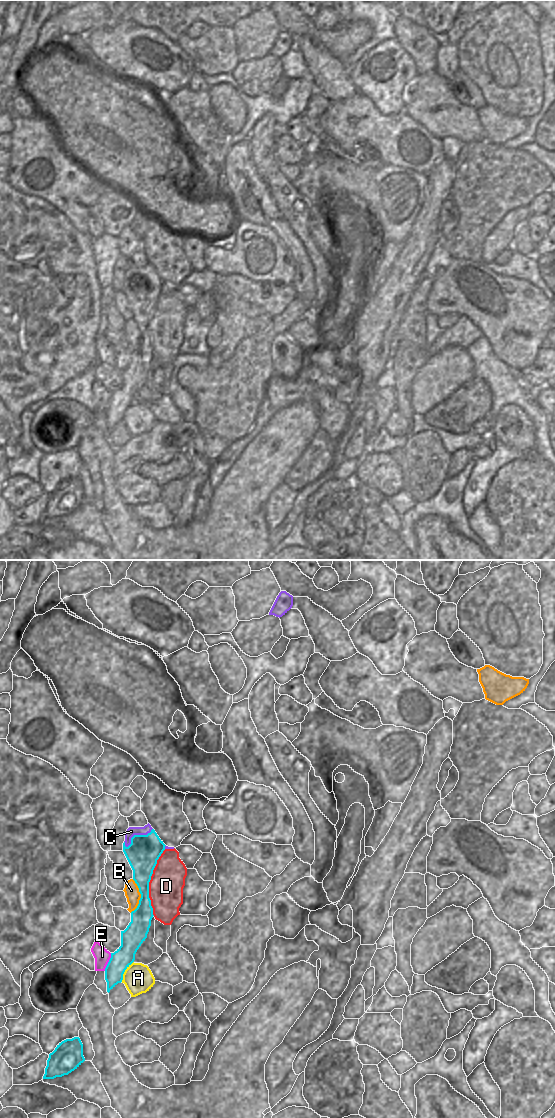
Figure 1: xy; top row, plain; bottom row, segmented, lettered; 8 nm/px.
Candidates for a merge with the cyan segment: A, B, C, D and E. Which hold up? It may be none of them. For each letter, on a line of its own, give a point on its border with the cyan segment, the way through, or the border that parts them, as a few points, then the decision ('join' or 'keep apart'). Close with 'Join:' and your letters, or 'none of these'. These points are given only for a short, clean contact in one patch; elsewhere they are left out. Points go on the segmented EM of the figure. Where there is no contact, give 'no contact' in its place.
A: contact xy (124, 971); border xy (133, 961), (125, 970), (121, 981); keep apart
B: contact xy (141, 896); keep apart
C: contact xy (136, 835); join
D: contact xy (149, 881); keep apart
E: contact xy (108, 962); border xy (111, 953), (111, 957), (104, 970); keep apart
Join: C

